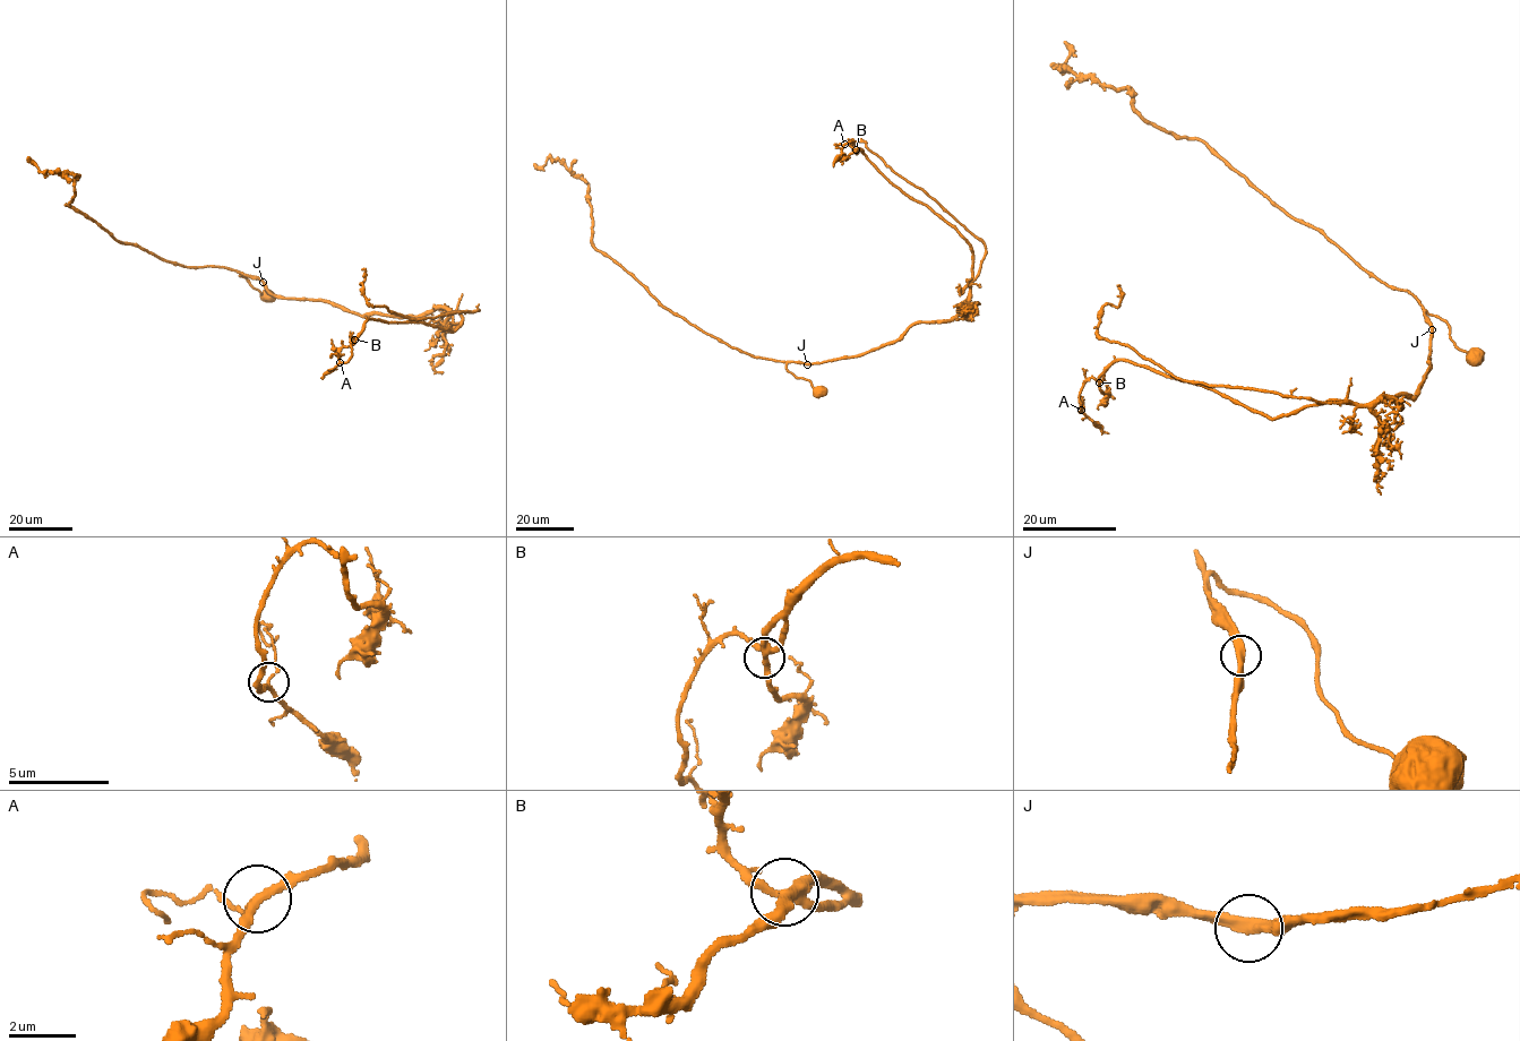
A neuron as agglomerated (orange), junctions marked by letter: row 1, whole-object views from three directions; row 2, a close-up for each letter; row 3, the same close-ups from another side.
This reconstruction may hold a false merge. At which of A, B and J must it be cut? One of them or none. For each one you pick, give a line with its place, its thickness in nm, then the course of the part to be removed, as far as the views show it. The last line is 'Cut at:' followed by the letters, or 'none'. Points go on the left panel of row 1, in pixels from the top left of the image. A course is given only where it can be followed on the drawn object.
Cut at: none

